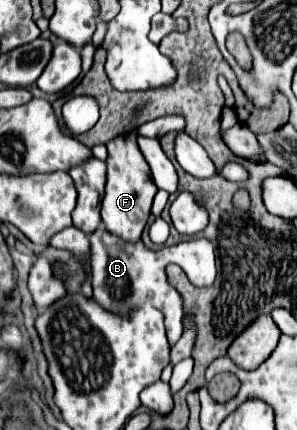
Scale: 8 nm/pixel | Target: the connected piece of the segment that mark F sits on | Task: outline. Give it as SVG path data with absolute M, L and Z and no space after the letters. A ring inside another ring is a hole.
M137 129L127 135L119 135L107 143L107 183L101 207L101 219L107 231L123 237L125 241L139 241L141 231L151 215L151 203L157 193L157 187L151 179L149 165L137 145Z

